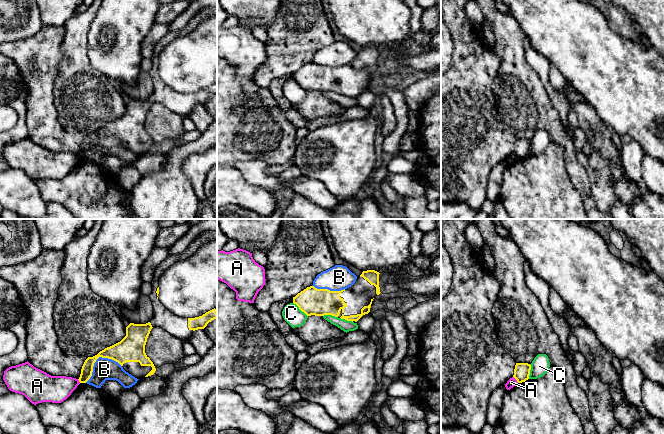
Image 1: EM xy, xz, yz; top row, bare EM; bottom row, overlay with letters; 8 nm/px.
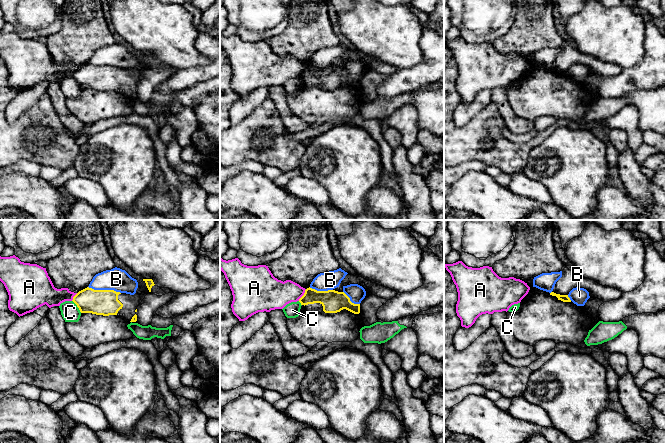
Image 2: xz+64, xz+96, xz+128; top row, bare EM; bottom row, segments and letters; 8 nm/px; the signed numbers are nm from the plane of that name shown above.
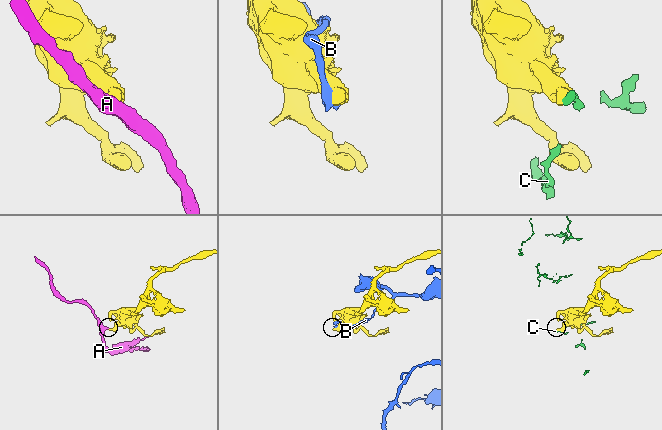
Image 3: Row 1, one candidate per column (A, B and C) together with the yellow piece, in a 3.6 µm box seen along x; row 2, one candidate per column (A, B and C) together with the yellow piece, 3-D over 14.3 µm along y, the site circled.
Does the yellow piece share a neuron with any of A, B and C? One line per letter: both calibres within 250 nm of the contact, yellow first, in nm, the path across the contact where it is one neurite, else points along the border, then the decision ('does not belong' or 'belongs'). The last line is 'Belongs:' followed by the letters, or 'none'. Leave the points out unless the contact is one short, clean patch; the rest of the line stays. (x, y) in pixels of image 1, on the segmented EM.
A: 130 nm thick on the yellow side, 70 nm on the other; border along yz (513, 376), (518, 382); does not belong
B: 190 nm thick on the yellow side, 180 nm on the other; does not belong
C: 220 nm thick on the yellow side, 150 nm on the other; does not belong
Belongs: none

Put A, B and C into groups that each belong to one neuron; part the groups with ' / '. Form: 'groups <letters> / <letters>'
groups A / B / C

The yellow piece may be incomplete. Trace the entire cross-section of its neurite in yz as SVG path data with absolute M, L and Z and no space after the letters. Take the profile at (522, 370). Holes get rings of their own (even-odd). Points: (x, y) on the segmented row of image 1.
M516 363L513 377L518 383L525 382L529 379L531 365L528 363Z

